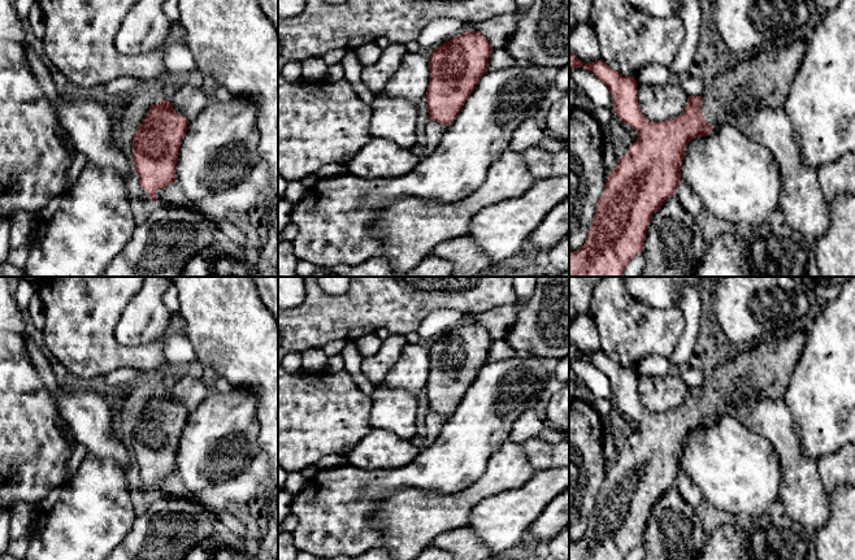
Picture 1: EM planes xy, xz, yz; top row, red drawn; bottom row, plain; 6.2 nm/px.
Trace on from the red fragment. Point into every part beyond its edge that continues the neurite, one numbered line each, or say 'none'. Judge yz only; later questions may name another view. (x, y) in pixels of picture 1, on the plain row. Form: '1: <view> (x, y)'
1: yz (763, 370)

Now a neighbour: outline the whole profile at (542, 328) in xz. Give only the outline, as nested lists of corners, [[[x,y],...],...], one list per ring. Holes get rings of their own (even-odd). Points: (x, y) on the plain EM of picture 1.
[[[537,277],[530,299],[504,338],[516,351],[543,359],[569,356],[569,277]]]

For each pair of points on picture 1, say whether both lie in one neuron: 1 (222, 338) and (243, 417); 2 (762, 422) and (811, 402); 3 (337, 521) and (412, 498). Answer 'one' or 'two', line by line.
1: two
2: two
3: two

